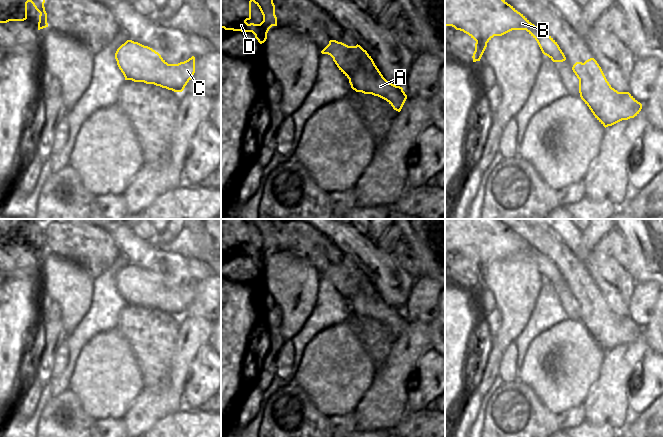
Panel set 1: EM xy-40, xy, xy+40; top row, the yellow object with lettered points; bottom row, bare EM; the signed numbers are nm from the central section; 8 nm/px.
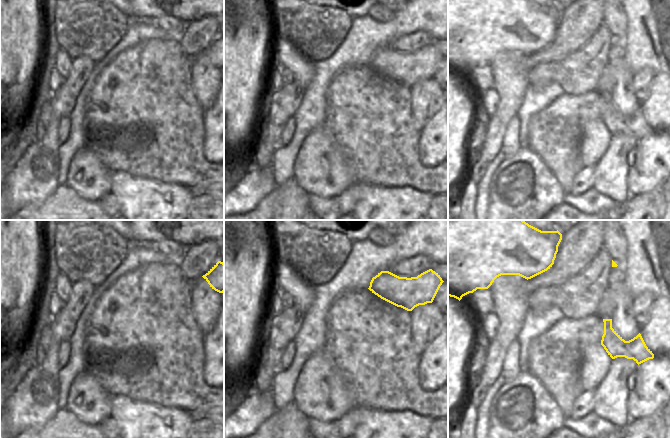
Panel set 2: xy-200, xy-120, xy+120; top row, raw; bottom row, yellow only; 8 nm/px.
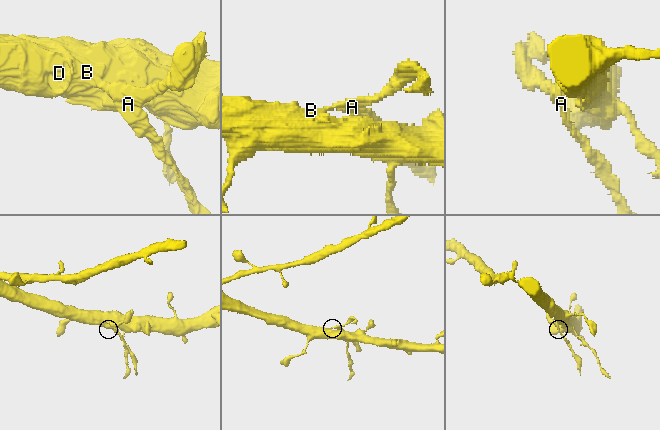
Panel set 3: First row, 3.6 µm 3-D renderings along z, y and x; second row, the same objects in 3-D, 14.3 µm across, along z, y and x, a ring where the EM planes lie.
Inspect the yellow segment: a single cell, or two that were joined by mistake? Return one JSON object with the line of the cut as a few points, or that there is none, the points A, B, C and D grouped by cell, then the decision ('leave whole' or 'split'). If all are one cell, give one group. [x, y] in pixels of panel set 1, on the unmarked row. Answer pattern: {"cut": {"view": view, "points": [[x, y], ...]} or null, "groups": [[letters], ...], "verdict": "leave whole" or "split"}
{"cut": {"view": "xy+40", "points": [[561, 274], [561, 282], [564, 284]]}, "groups": [["A", "C"], ["B", "D"]], "verdict": "split"}

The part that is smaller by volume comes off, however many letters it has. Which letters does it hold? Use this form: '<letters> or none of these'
A, C

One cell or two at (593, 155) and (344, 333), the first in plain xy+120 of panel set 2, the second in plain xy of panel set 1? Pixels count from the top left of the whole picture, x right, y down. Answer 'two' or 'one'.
one

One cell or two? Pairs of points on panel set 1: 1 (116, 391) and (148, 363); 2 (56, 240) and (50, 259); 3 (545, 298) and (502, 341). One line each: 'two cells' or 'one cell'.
1: two cells
2: two cells
3: two cells

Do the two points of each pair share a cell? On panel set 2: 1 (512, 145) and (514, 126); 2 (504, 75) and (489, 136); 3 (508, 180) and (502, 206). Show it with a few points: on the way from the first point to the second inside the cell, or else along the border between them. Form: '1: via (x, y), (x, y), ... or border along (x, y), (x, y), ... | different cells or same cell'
1: via (512, 140), (512, 131) | same cell
2: via (505, 90), (505, 111), (498, 121) | same cell
3: via (508, 186), (508, 200) | same cell

